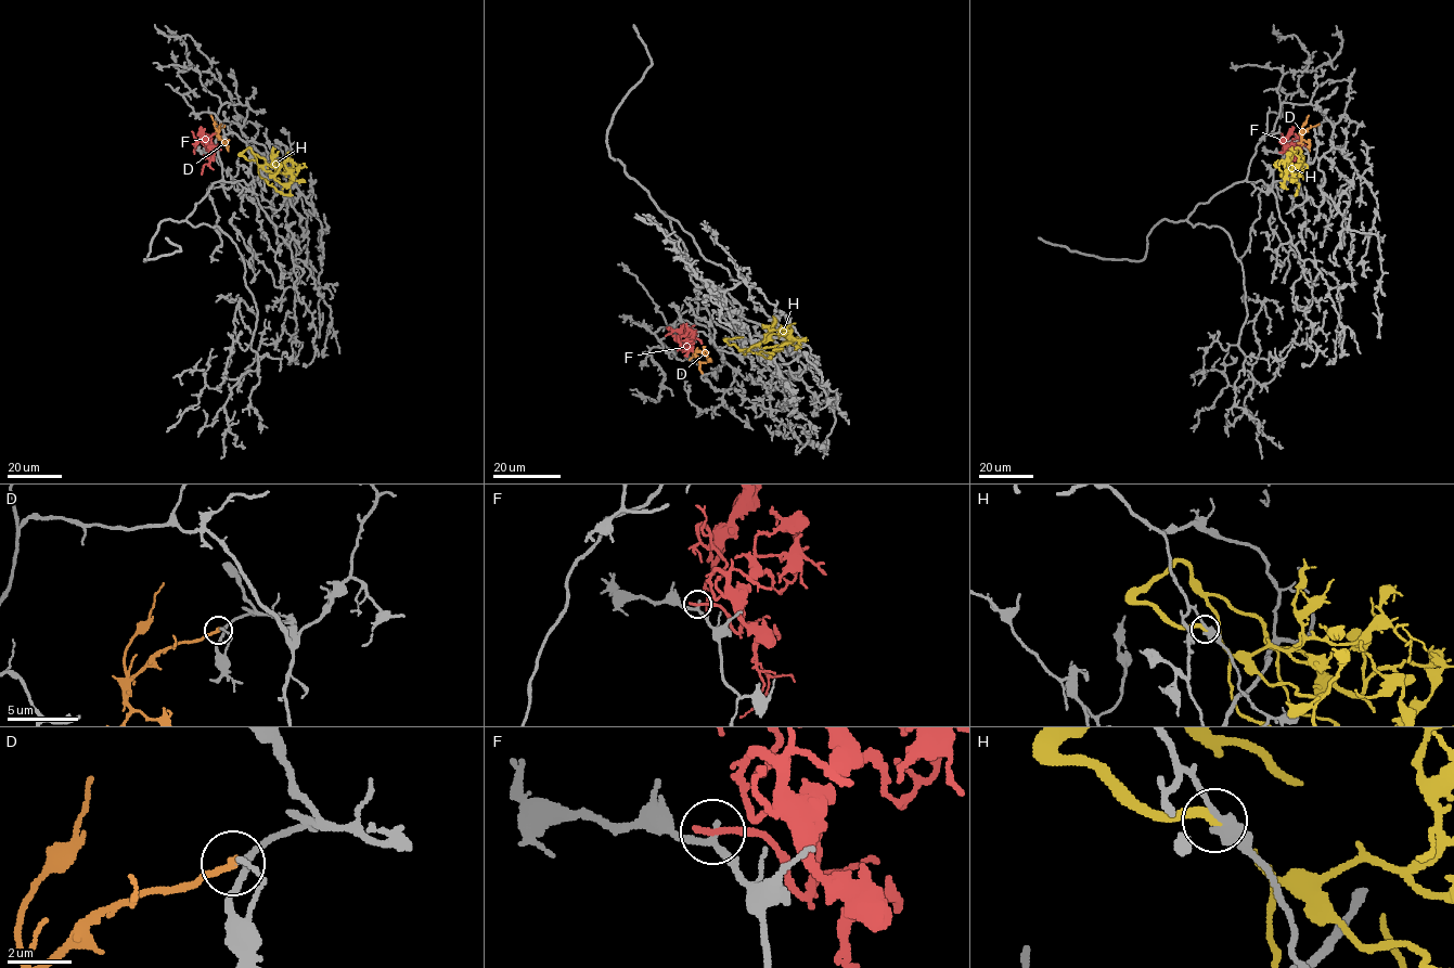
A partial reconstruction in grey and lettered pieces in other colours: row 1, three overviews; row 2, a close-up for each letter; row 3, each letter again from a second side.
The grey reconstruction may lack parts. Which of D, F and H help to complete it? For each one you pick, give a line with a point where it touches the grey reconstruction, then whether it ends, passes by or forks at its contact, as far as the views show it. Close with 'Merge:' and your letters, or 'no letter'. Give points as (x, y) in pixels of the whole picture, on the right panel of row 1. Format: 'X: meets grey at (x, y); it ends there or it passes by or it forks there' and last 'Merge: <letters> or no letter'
D: meets grey at (1319, 124); it ends there
Merge: D

